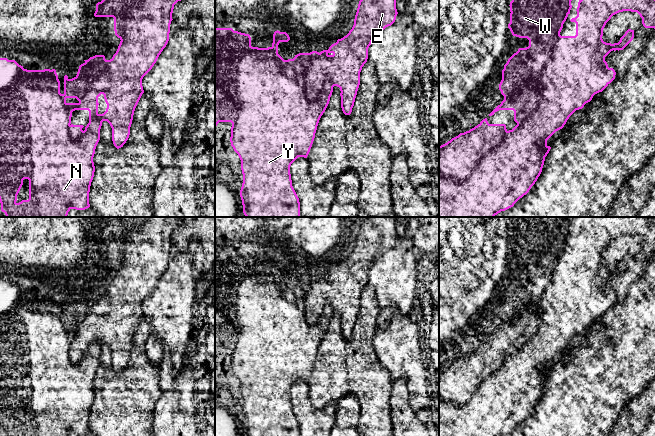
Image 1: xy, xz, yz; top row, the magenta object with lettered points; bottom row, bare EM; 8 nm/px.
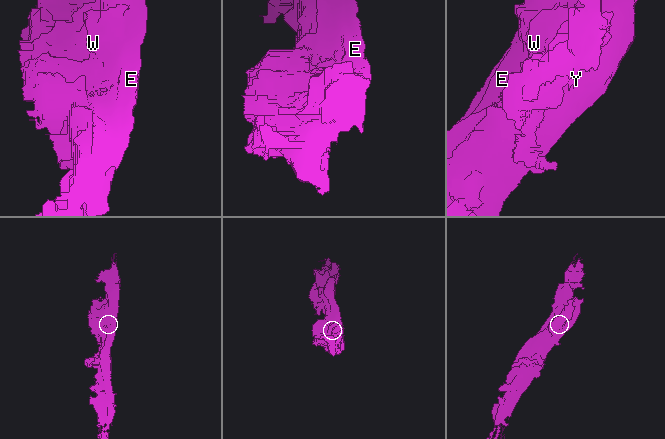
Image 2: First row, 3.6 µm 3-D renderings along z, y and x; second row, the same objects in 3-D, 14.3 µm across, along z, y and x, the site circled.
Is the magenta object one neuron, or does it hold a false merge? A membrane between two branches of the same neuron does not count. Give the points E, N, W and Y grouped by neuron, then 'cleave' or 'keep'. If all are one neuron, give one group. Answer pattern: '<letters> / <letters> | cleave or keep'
E W / N Y | cleave

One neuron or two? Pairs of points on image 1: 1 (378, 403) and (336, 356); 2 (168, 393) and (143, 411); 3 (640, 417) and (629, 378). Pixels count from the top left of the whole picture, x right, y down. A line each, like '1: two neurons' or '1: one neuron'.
1: one neuron
2: two neurons
3: two neurons

